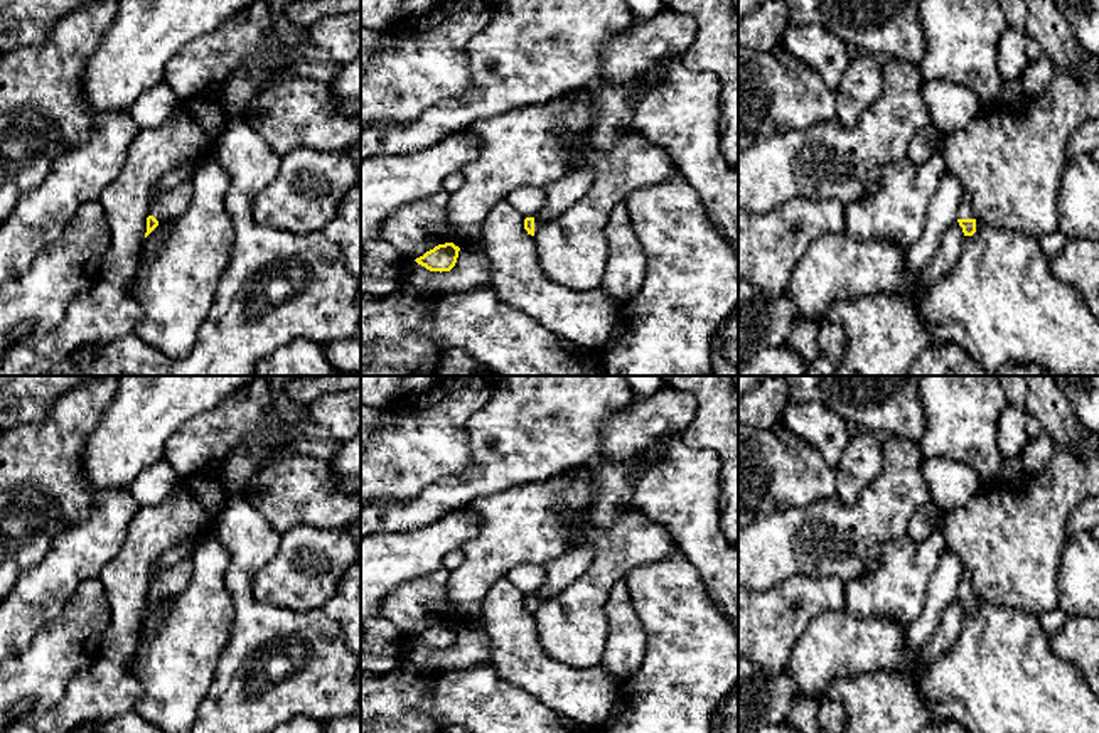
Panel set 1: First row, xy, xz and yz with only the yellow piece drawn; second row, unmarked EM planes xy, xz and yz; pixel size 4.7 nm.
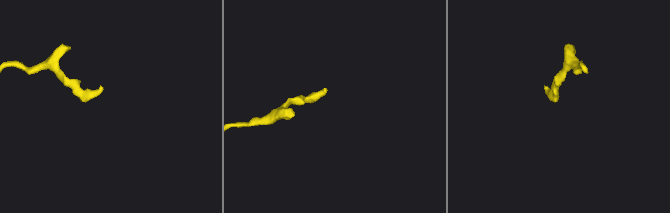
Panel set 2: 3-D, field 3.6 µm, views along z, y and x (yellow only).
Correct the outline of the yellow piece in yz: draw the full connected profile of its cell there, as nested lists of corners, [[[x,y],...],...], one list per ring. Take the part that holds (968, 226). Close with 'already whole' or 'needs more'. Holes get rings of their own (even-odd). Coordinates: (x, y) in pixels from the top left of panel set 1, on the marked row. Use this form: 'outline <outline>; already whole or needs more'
outline [[[964,197],[961,202],[961,211],[959,211],[959,226],[962,227],[964,236],[973,236],[976,233],[976,219],[971,211],[969,199]]]; needs more

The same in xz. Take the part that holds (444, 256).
outline [[[453,243],[438,244],[433,249],[426,251],[423,256],[415,261],[425,266],[430,271],[450,271],[458,258],[460,248]]]; already whole

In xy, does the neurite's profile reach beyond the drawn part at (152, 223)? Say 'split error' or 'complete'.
split error

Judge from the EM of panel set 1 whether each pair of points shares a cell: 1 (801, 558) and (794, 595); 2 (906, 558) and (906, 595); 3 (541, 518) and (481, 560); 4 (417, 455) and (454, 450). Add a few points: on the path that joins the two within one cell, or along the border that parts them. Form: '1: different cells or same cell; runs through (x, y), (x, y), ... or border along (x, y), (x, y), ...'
1: different cells; border along (836, 575), (791, 575), (762, 592)
2: same cell; runs through (906, 567), (906, 587)
3: same cell; runs through (526, 526), (520, 526), (496, 550)
4: same cell; runs through (425, 450), (445, 450)

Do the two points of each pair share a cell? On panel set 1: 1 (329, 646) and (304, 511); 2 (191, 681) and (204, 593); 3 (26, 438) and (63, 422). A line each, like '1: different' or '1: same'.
1: different
2: same
3: same

